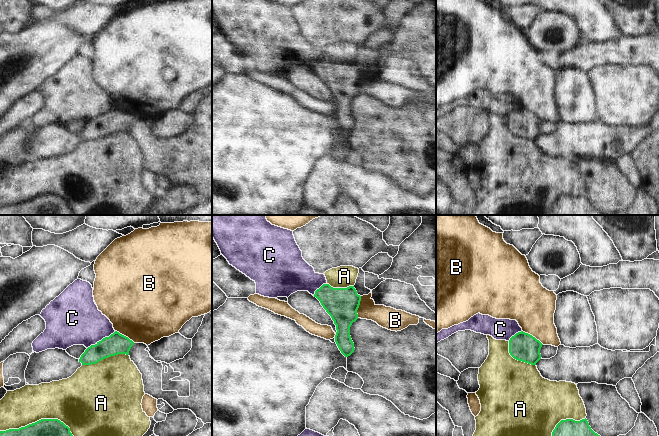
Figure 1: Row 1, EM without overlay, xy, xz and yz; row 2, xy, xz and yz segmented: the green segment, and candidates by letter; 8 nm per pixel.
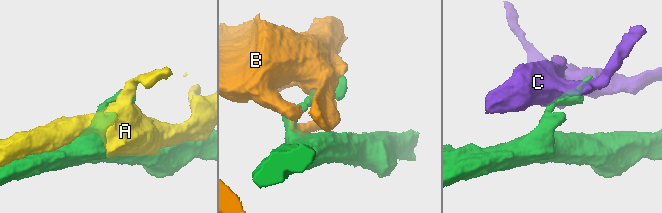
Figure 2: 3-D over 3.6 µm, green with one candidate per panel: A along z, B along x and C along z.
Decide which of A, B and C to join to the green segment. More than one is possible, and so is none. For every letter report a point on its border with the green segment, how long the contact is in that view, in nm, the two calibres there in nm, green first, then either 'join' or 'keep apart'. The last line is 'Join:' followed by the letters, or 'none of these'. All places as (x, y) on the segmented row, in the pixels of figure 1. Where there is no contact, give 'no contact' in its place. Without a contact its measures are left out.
A: contact xy (105, 357); length 380 nm; calibres 170 and 480 nm; keep apart
B: contact xz (358, 307); length 180 nm; calibres 260 and 170 nm; keep apart
C: contact xy (102, 339); length 280 nm; calibres 170 and 380 nm; keep apart
Join: none of these

